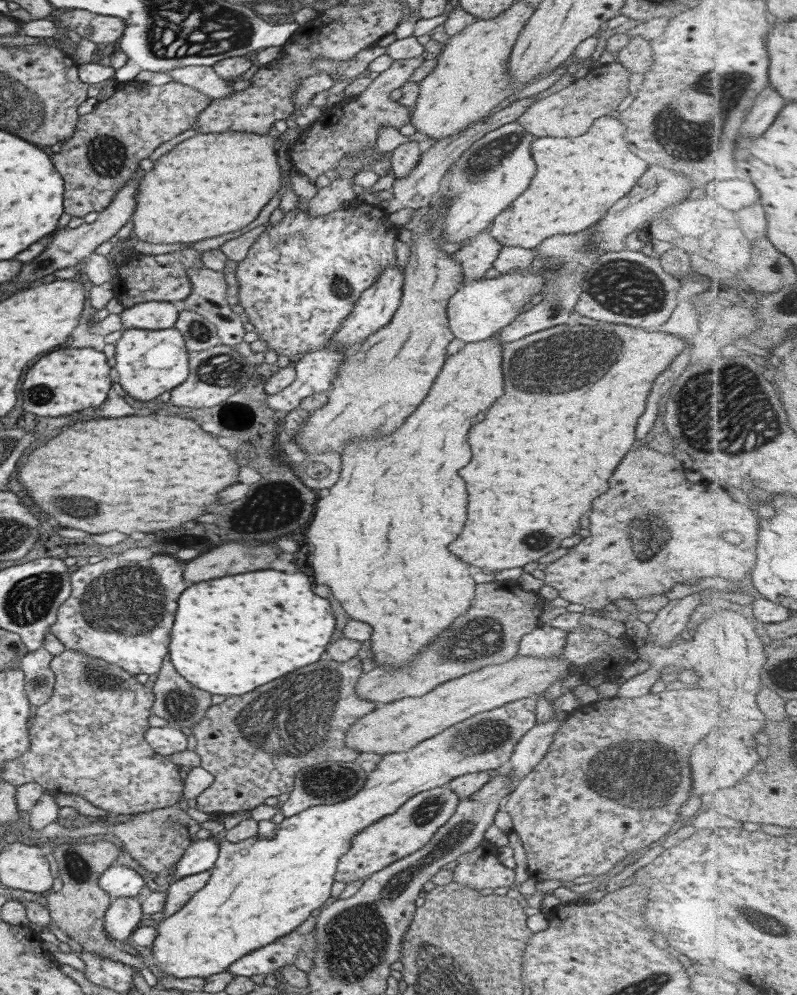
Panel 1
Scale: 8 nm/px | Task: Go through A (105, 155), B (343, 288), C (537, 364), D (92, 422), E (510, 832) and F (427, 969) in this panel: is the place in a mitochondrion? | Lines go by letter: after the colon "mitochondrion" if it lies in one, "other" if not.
A: mitochondrion
B: mitochondrion
C: mitochondrion
D: other
E: other
F: mitochondrion

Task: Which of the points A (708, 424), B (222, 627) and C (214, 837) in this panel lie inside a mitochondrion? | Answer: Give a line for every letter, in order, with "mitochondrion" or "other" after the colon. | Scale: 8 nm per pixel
A: mitochondrion
B: other
C: other

